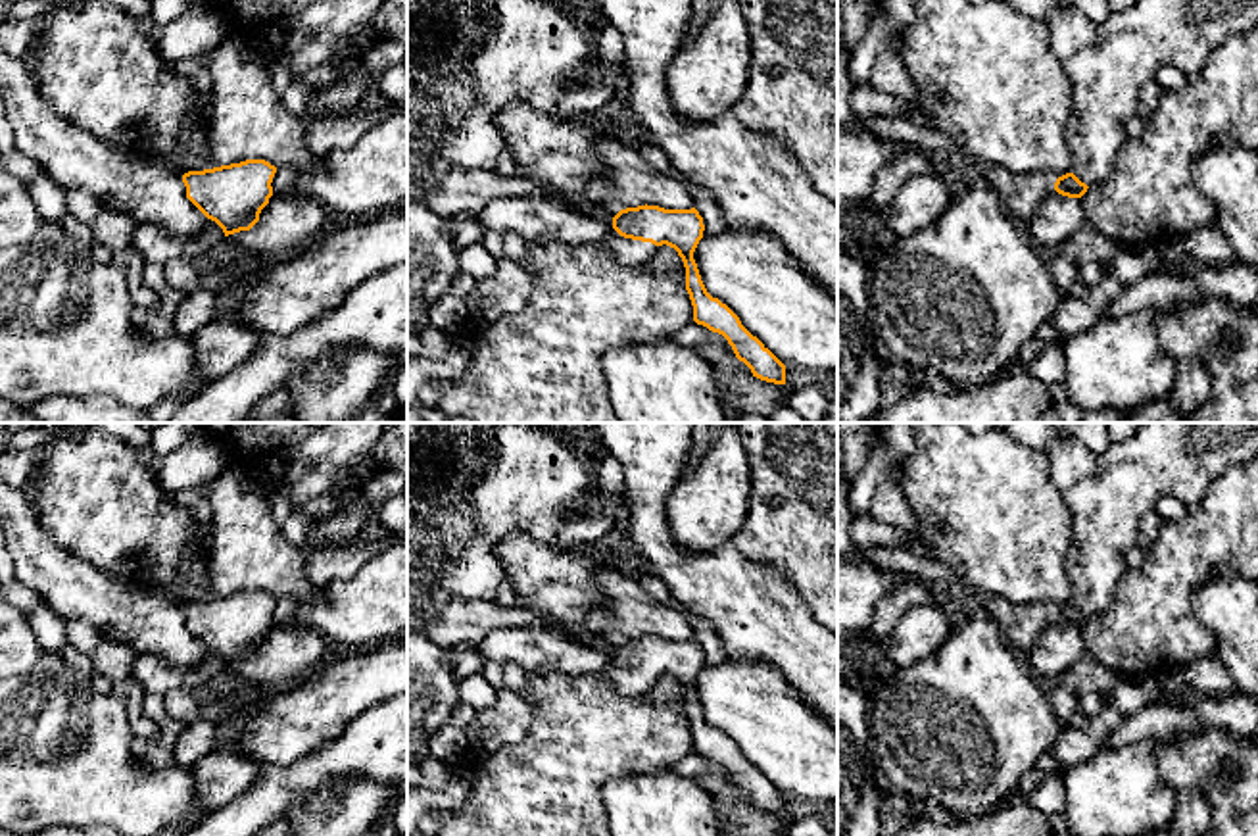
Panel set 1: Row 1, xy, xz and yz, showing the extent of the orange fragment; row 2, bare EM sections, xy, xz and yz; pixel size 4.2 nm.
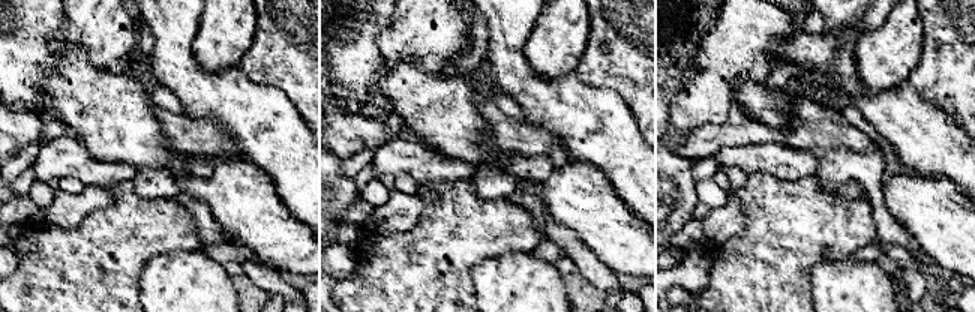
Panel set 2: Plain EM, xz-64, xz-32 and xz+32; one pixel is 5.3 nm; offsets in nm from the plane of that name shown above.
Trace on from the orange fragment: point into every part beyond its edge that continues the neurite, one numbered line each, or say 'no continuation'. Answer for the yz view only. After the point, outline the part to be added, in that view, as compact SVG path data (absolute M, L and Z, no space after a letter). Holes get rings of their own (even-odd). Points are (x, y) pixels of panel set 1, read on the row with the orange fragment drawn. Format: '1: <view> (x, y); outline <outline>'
1: yz (1130, 45); outline M1135 0L1125 10L1110 12L1095 27L1095 40L1062 61L1074 86L1074 111L1066 129L1074 158L1070 173L1087 186L1106 181L1127 140L1124 125L1137 115L1137 94L1154 71L1173 65L1193 75L1227 37L1246 33L1256 25L1258 0Z

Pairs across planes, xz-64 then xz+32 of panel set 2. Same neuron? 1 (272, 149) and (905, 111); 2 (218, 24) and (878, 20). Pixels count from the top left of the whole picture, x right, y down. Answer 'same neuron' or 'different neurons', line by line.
1: same neuron
2: different neurons

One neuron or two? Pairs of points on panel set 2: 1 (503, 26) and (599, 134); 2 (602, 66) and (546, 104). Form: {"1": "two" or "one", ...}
{"1": "one", "2": "two"}

